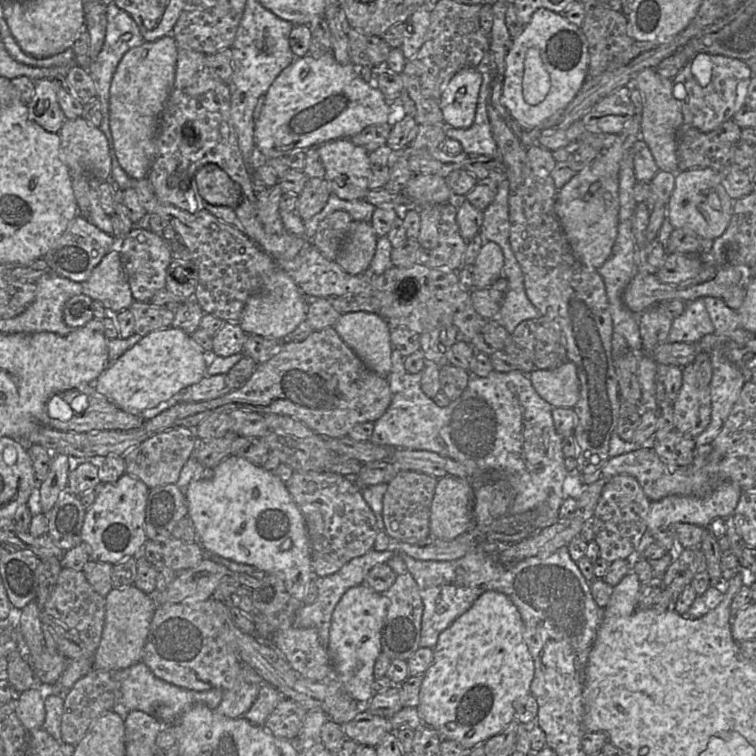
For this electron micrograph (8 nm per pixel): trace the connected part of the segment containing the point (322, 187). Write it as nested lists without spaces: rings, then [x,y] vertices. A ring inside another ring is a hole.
[[[310,178],[298,195],[295,212],[308,220],[320,212],[328,201],[331,190],[325,178]]]

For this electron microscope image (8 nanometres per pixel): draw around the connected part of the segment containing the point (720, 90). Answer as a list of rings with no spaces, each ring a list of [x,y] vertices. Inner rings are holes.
[[[697,54],[672,79],[672,93],[681,102],[683,123],[710,133],[731,120],[741,108],[753,76],[745,62],[719,55]]]

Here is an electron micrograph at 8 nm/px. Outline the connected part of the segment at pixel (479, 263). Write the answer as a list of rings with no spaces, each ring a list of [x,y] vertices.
[[[487,241],[483,244],[473,265],[474,287],[489,289],[489,287],[503,275],[504,255],[501,247]]]

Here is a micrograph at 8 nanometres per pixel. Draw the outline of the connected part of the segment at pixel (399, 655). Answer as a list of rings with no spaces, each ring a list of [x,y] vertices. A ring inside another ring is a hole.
[[[406,572],[397,576],[392,586],[383,595],[388,600],[388,608],[382,628],[382,653],[391,660],[407,661],[420,648],[423,603],[418,586],[412,575]]]

